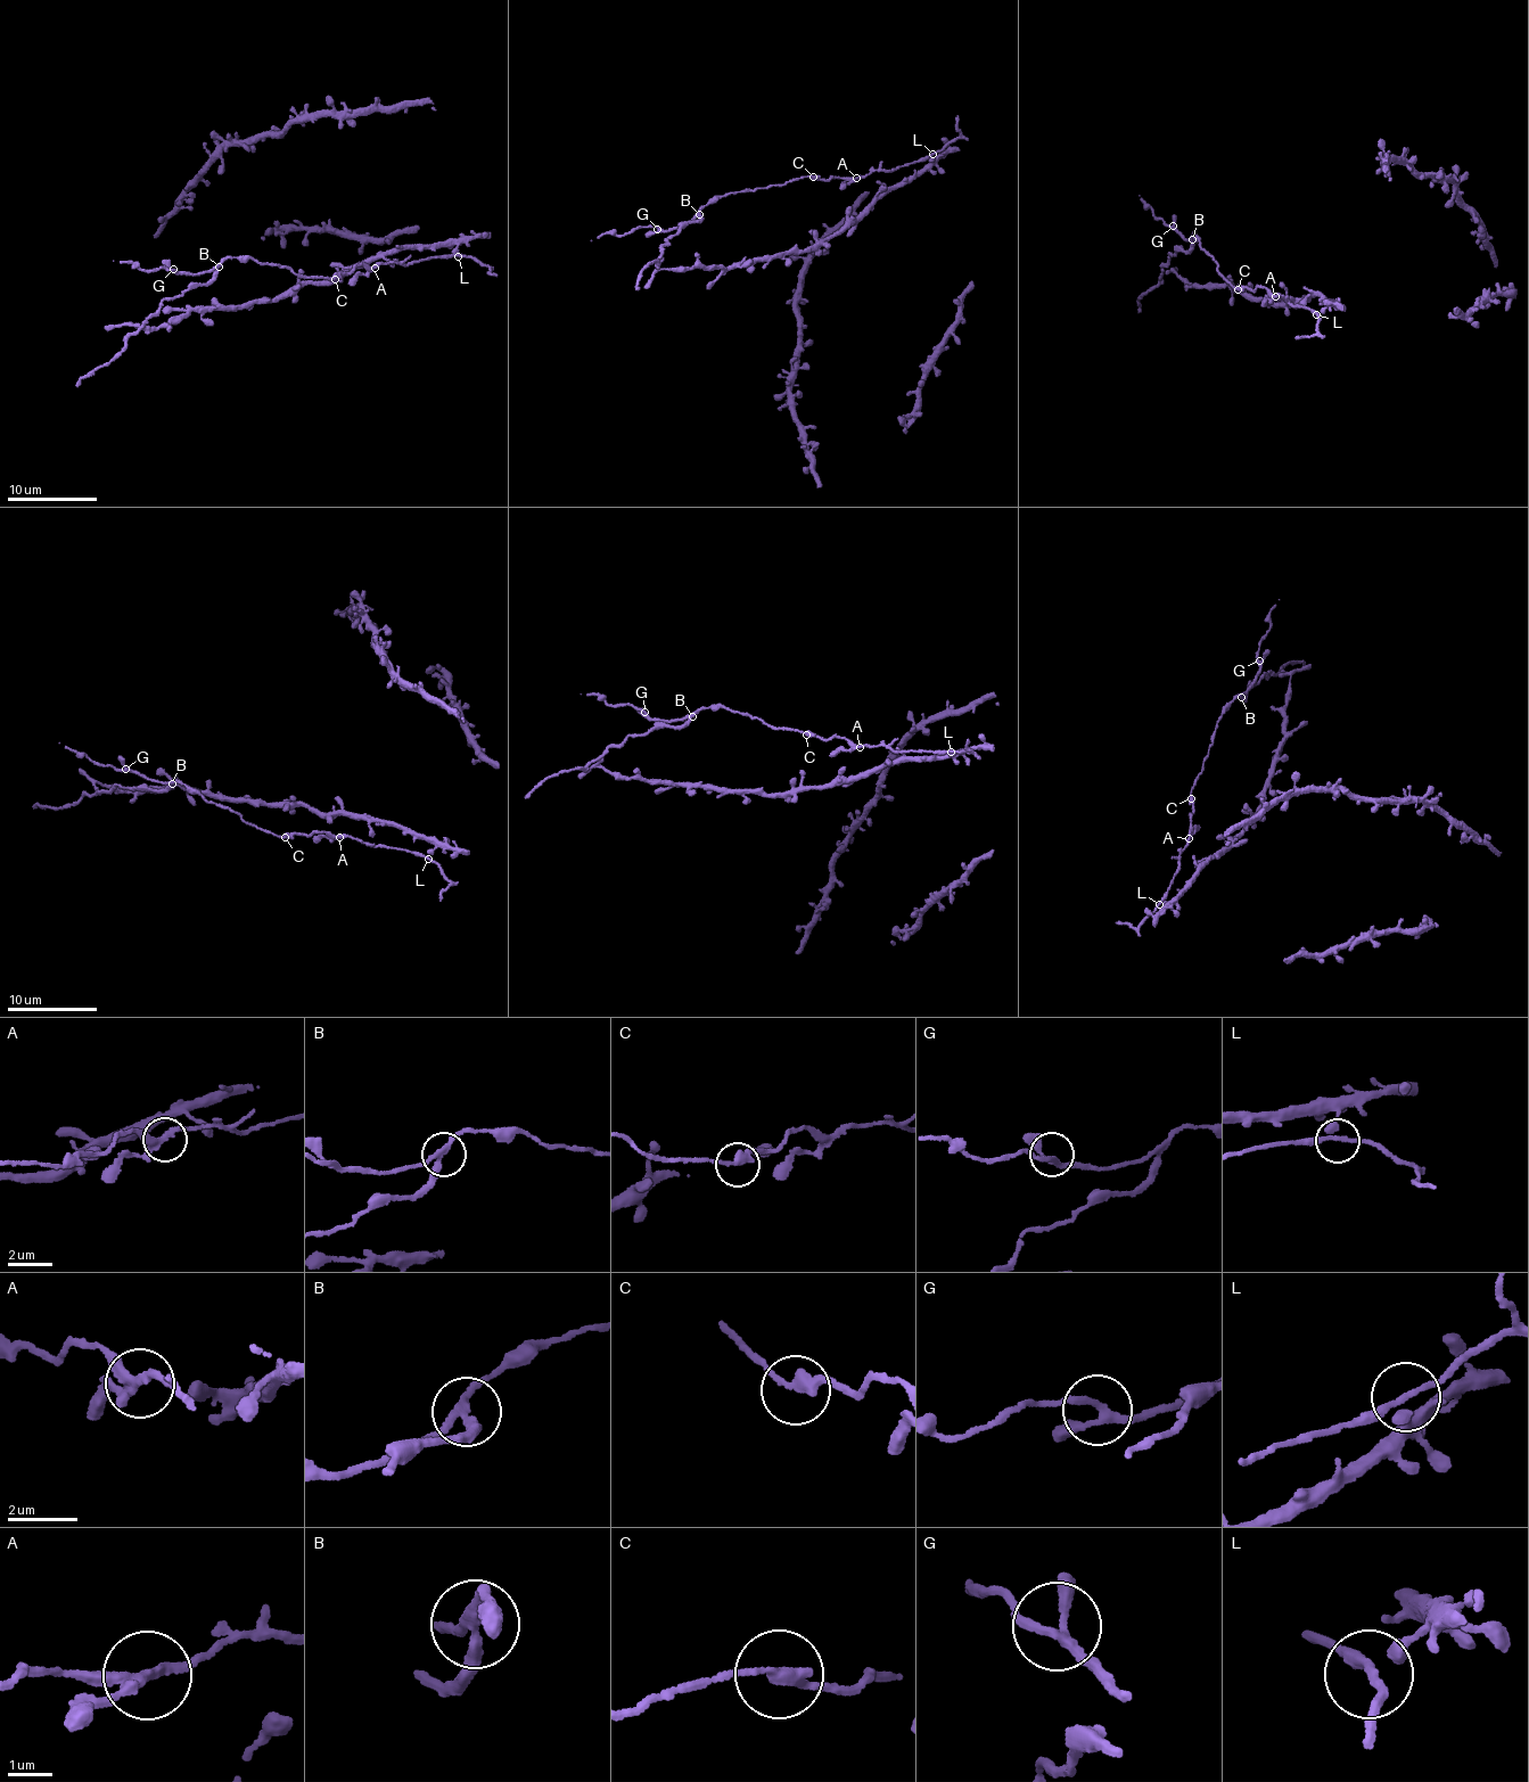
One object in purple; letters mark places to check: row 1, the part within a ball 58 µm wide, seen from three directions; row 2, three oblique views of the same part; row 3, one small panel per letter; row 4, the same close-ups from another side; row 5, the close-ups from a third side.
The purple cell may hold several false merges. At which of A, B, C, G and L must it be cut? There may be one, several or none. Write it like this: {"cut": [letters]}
{"cut": ["A", "B"]}

